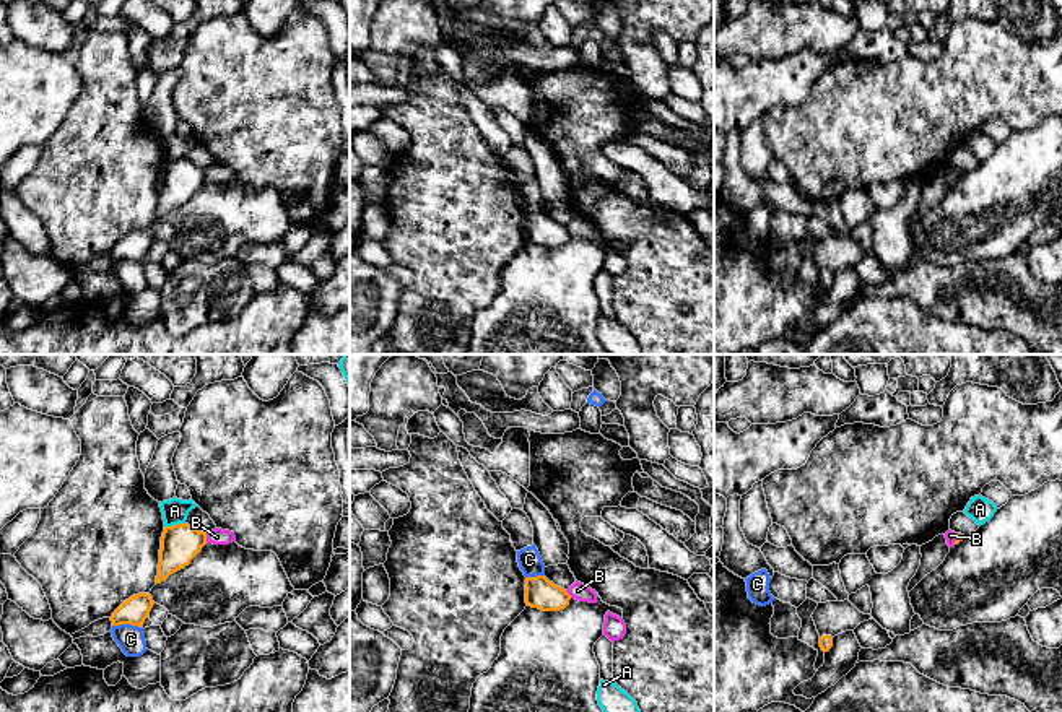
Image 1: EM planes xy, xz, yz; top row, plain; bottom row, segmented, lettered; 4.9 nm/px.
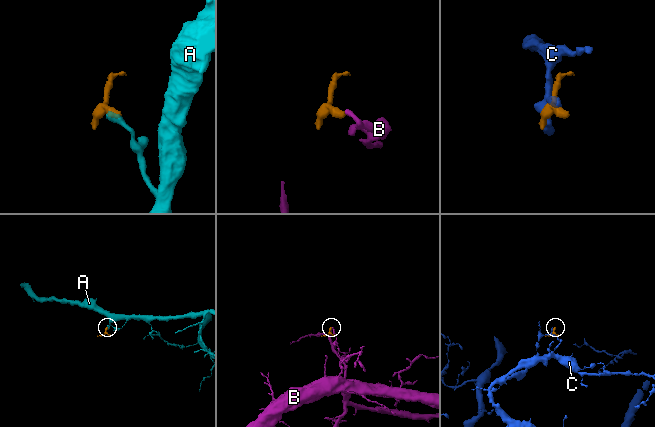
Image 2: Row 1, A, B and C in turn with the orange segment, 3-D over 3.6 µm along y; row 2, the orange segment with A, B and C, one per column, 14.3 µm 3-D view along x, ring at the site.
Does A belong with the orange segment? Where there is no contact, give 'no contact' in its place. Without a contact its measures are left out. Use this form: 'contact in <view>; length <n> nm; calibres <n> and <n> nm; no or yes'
contact in xy; length 110 nm; calibres 190 and 130 nm; no

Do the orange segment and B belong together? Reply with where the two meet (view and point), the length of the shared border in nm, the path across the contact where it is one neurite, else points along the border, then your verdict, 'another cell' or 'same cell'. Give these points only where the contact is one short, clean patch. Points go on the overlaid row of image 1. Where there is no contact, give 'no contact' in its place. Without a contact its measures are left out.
meets orange in xy at (205, 538); contact 50 nm long; border along xy (205, 534), (207, 542); another cell

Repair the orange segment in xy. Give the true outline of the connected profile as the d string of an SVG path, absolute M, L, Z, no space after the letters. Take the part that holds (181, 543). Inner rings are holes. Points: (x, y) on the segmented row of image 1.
M189 523L164 527L156 584L184 569L207 545L207 533Z

